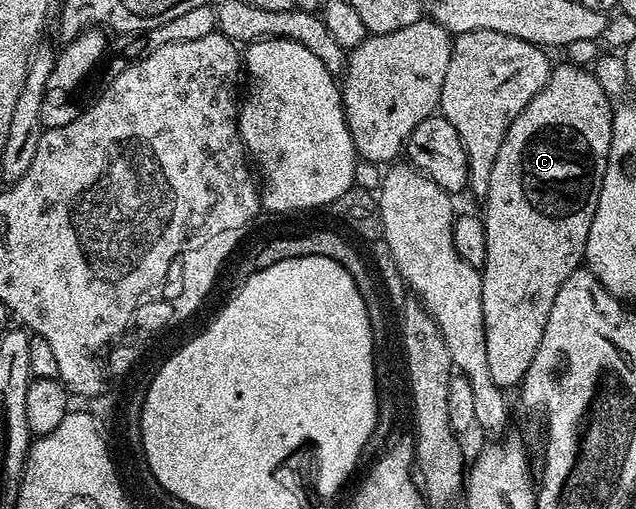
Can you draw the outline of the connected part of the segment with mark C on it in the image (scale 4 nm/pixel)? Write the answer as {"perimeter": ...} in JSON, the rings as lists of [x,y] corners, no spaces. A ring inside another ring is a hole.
{"perimeter":[[[561,63],[549,72],[547,85],[531,97],[527,109],[511,121],[511,129],[507,129],[507,137],[503,137],[503,145],[499,145],[499,157],[495,157],[495,165],[491,165],[491,181],[489,193],[484,196],[485,211],[485,263],[480,267],[481,288],[483,289],[483,325],[487,341],[487,369],[491,373],[491,381],[502,389],[516,388],[525,378],[527,369],[531,369],[531,361],[535,357],[535,349],[539,349],[539,341],[543,341],[543,329],[547,325],[547,317],[551,313],[551,305],[555,305],[555,293],[559,293],[559,285],[571,277],[571,273],[582,266],[587,245],[587,233],[591,233],[591,221],[595,217],[595,205],[599,205],[599,189],[603,185],[603,173],[607,173],[607,157],[611,153],[611,133],[613,132],[614,100],[599,85],[597,76],[592,70],[576,67],[573,63]]]}

